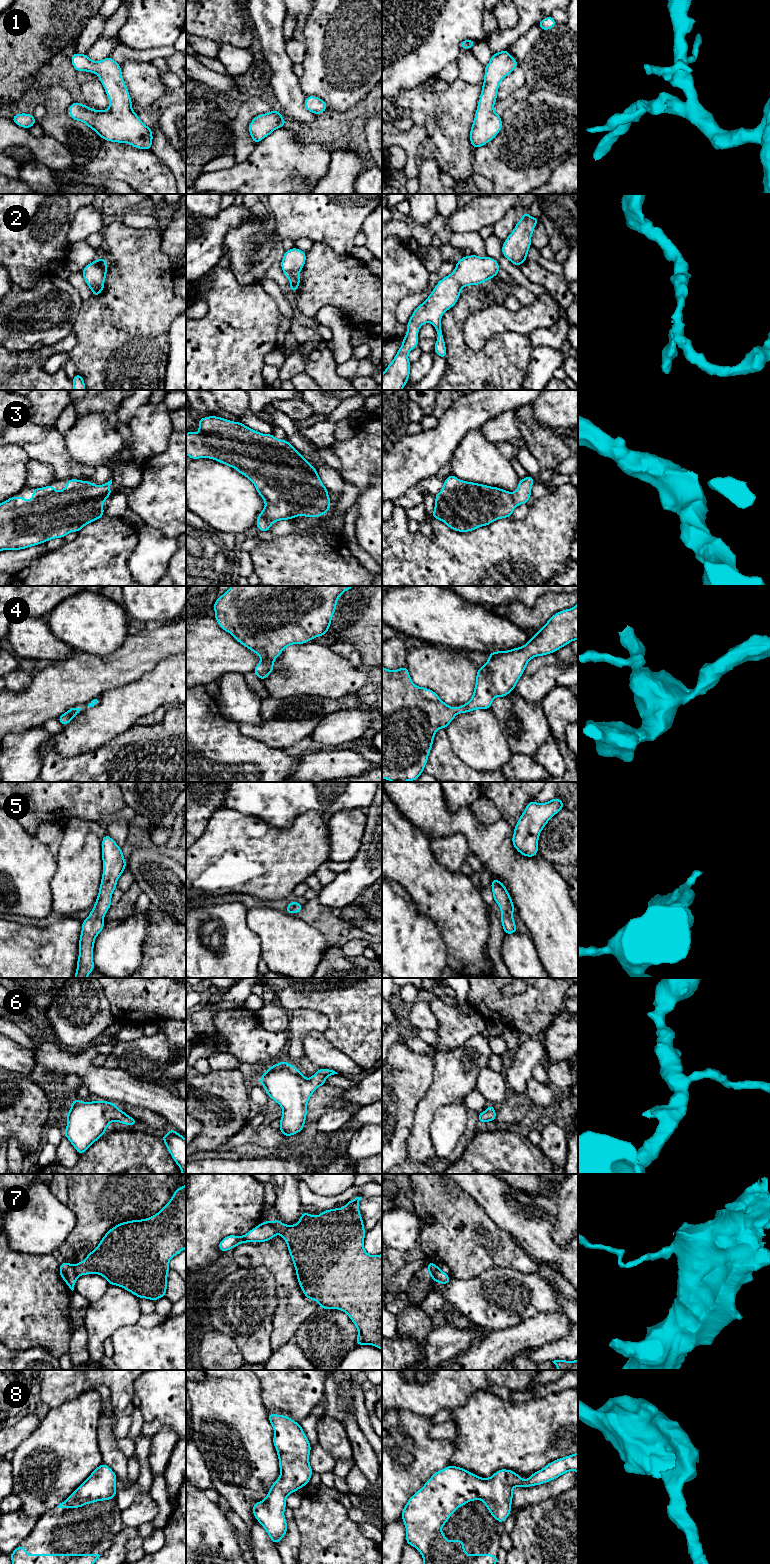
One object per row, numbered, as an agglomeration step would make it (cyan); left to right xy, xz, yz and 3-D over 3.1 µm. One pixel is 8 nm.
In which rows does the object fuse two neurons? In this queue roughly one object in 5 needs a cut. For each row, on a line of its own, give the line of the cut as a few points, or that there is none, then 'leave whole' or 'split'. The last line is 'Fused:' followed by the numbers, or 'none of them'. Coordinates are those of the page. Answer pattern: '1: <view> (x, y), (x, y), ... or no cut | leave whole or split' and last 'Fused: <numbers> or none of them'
1: no cut | leave whole
2: no cut | leave whole
3: no cut | leave whole
4: no cut | leave whole
5: no cut | leave whole
6: no cut | leave whole
7: xz (270, 1222), (278, 1233) | split
8: no cut | leave whole
Fused: 7

